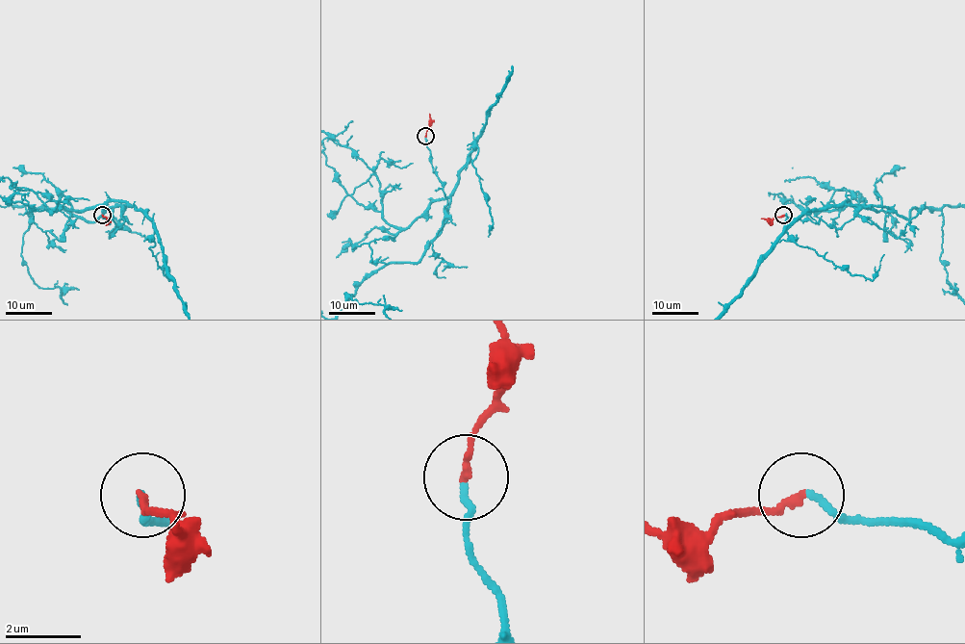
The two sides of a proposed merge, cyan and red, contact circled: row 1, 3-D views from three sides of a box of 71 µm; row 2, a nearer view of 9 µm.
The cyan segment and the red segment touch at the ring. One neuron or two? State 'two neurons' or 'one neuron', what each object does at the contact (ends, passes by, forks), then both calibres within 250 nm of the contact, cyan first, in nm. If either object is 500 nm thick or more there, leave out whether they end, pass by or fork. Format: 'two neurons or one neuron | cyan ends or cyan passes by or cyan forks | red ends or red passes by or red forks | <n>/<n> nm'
one neuron | cyan ends | red ends | 170/200 nm

